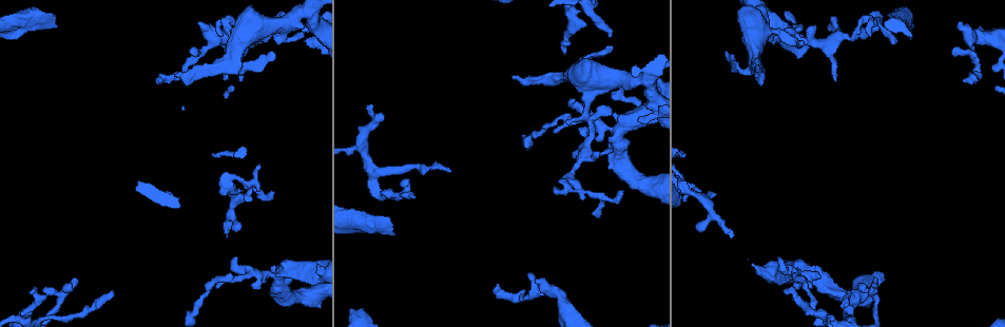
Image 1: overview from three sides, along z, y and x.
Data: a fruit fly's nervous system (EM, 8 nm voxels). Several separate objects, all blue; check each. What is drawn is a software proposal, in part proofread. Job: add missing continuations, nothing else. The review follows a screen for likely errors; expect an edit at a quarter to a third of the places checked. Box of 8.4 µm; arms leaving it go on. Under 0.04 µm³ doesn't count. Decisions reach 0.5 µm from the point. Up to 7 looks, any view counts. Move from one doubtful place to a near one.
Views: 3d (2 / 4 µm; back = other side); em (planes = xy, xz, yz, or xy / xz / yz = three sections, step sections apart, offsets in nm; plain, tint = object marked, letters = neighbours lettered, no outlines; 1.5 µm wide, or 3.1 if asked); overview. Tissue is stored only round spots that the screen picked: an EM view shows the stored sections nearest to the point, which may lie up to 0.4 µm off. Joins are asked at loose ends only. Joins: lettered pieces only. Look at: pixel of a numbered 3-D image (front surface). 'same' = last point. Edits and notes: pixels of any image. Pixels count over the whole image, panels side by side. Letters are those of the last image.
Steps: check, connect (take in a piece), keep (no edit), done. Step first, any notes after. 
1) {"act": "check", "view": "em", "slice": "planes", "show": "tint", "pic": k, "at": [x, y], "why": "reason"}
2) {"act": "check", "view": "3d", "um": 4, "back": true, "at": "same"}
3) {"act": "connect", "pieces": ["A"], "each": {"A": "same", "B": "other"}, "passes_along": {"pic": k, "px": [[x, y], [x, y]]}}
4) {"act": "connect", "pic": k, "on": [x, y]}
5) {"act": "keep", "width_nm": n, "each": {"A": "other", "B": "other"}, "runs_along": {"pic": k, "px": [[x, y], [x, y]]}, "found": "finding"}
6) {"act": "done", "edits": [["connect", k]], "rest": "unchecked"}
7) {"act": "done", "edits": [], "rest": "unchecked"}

{"act": "check", "view": "em", "slice": "yz", "step": 4, "show": "letters", "pic": 1, "at": [369, 105]}

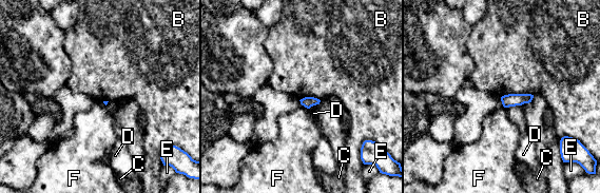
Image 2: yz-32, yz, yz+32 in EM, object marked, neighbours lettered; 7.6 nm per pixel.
{"act": "keep", "each": {"B": "other", "C": "other", "D": "other", "E": "other", "F": "other"}, "border": {"pic": 2, "px": [[534, 95], [504, 94], [501, 97]]}, "found": "no lettered piece goes on from it"}

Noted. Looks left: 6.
{"act": "check", "view": "em", "slice": "xy", "step": 4, "show": "tint", "pic": 1, "at": [55, 14], "why": "an open end"}

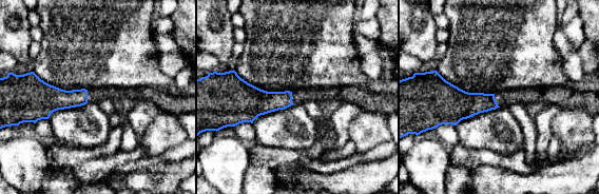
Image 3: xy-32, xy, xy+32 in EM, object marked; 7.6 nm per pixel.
{"act": "check", "view": "em", "slice": "planes", "show": "letters", "at": "same"}

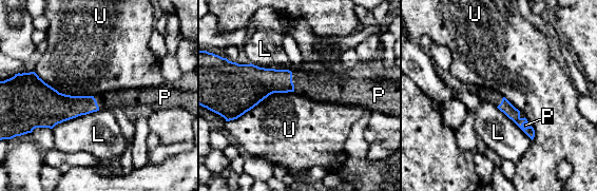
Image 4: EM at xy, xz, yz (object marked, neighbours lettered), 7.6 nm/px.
{"act": "connect", "pic": 4, "on": [318, 87], "each": {"L": "other", "P": "same", "U": "other"}, "passes_along": {"pic": 4, "px": [[258, 82], [291, 81], [318, 87]]}, "found": "it goes on there"}

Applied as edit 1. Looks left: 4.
{"act": "check", "view": "overview", "why": "see it whole again"}

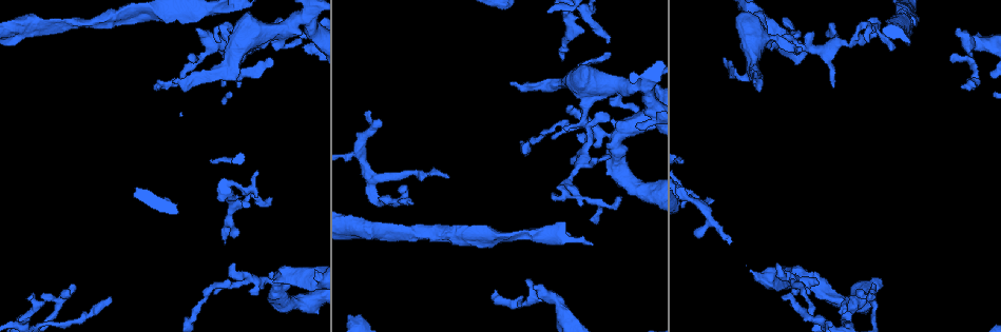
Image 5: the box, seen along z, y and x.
{"act": "check", "view": "3d", "um": 4, "pic": 5, "at": [219, 40], "why": "an open end"}

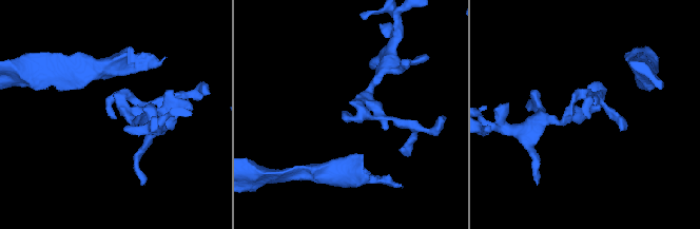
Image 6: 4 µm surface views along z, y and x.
{"act": "check", "view": "em", "um": 3.1, "slice": "yz", "step": 16, "show": "letters", "pic": 6, "at": [115, 115], "why": "shape alone is not enough"}

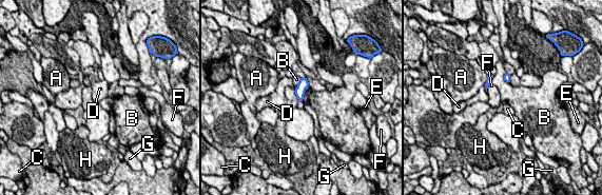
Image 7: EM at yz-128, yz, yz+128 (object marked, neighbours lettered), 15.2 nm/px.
{"act": "check", "view": "em", "um": 3.1, "slice": "xy", "step": 16, "show": "letters", "at": "same", "why": "cut it another way"}

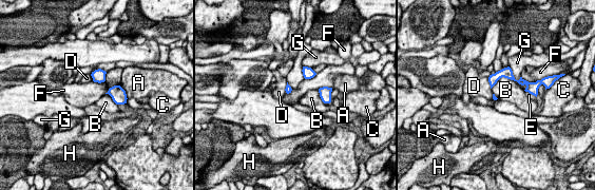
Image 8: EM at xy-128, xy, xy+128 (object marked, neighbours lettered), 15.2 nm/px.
{"act": "keep", "each": {"A": "other", "B": "other", "C": "other", "D": "other", "E": "other", "F": "other", "G": "other", "H": "other"}, "border": {"pic": 8, "px": [[515, 80], [501, 77], [491, 88]]}, "found": "none of them fits"}

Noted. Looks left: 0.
{"act": "done", "edits": [["connect", 4]], "rest": "unchecked"}

